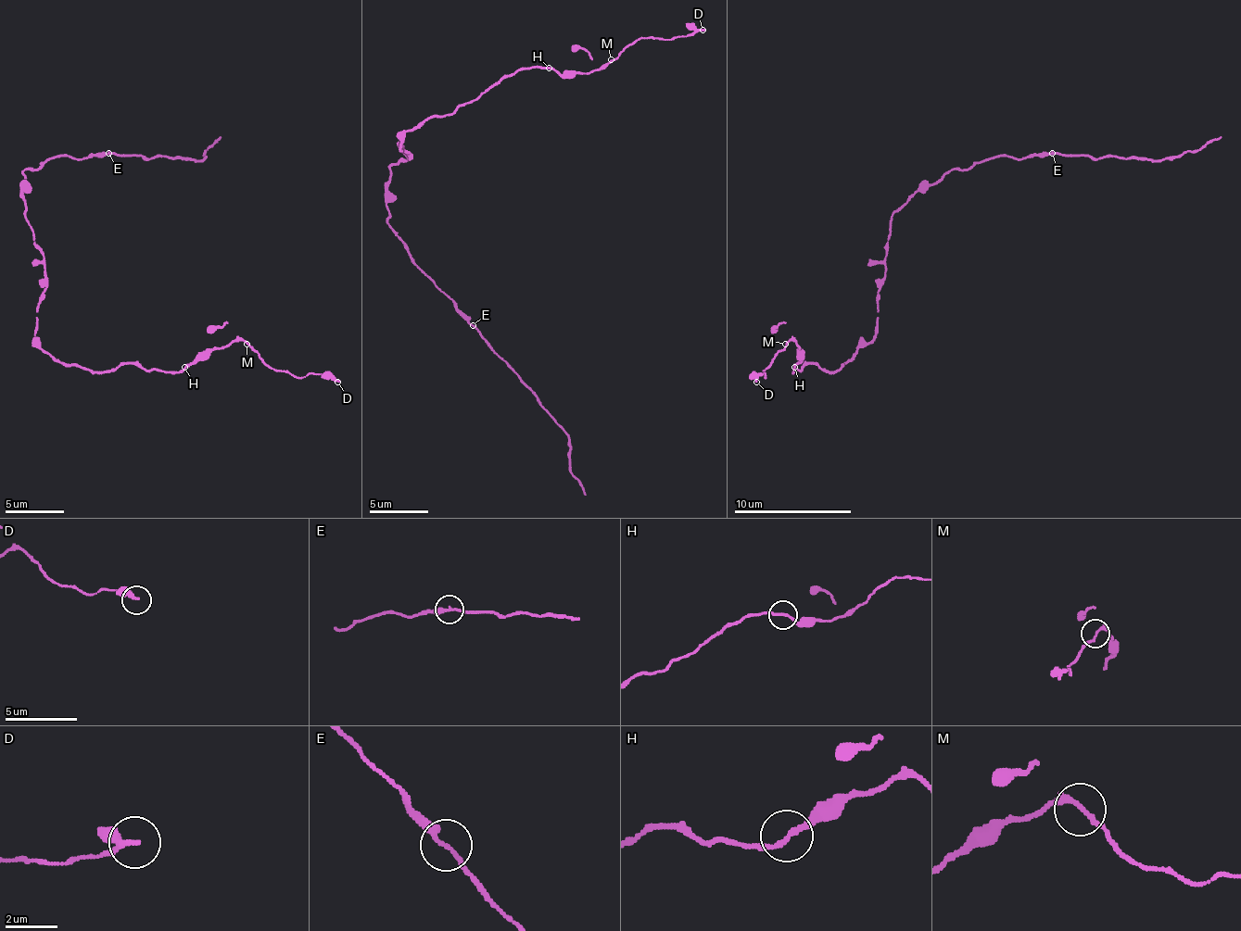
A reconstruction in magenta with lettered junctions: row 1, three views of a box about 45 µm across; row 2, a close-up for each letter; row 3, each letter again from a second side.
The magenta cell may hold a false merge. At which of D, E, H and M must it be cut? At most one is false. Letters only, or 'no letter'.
no letter

